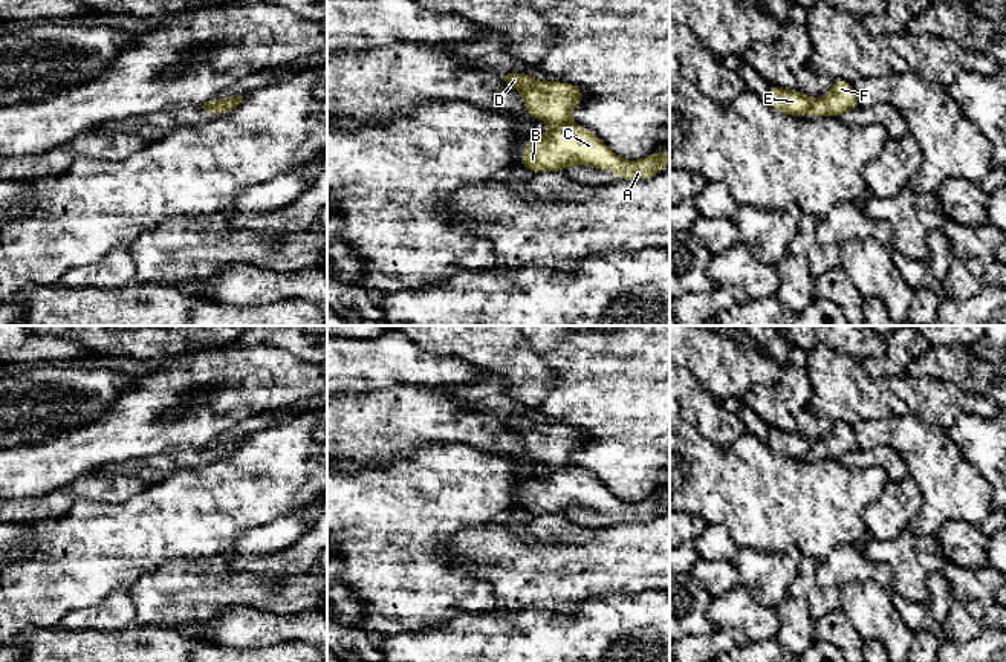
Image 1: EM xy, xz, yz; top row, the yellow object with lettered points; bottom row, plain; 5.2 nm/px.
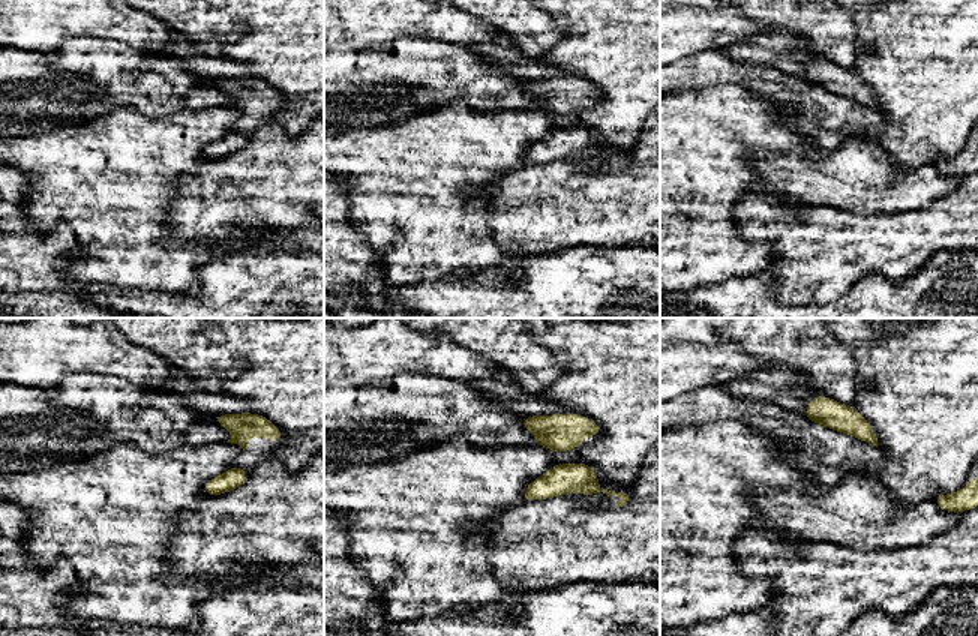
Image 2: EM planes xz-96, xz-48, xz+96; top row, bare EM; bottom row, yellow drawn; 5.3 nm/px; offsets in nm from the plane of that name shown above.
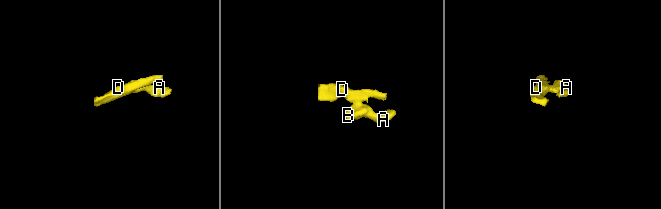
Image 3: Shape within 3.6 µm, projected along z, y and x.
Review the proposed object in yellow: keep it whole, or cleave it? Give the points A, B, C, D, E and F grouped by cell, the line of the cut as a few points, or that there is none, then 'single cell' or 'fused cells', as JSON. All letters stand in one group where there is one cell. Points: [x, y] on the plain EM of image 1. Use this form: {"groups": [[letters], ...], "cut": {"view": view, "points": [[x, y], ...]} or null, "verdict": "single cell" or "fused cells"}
{"groups": [["A", "B", "C", "F"], ["D", "E"]], "cut": {"view": "xz", "points": [[571, 464], [551, 468]]}, "verdict": "fused cells"}

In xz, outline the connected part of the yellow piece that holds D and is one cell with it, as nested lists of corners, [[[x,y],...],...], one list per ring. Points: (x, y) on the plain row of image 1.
[[[512,414],[501,420],[521,436],[524,454],[532,462],[547,463],[550,468],[570,465],[572,453],[583,445],[583,431],[570,425],[538,423],[526,414]]]

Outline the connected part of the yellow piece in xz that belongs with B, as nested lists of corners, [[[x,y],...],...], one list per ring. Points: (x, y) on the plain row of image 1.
[[[581,466],[550,468],[529,489],[521,491],[520,508],[531,515],[563,514],[572,508],[612,514],[619,523],[644,523],[660,515],[670,494],[651,495],[644,501],[625,503],[613,495],[595,475]]]

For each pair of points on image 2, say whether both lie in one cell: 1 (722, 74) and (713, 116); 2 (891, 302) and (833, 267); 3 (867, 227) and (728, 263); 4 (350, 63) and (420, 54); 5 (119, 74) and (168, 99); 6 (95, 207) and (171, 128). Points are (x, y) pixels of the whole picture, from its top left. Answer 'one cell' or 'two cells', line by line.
1: two cells
2: two cells
3: two cells
4: one cell
5: one cell
6: one cell

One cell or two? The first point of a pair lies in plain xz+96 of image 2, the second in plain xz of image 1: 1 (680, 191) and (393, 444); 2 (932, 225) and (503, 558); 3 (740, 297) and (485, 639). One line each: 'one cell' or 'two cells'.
1: two cells
2: one cell
3: one cell

